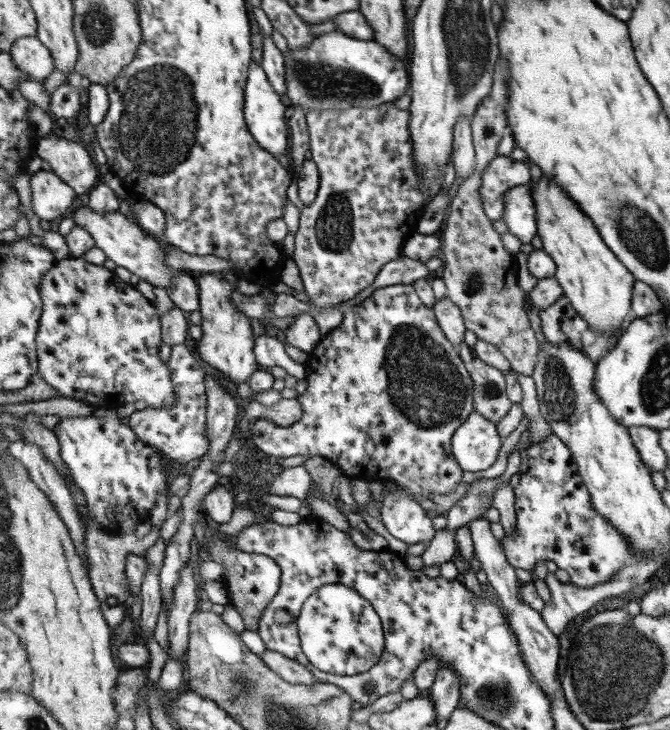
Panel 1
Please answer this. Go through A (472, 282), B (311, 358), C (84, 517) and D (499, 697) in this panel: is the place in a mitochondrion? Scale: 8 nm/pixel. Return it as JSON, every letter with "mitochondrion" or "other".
{"A":"mitochondrion","B":"other","C":"other","D":"mitochondrion"}

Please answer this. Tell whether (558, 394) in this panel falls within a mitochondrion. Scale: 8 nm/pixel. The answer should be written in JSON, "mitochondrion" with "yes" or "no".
{"mitochondrion":"yes"}

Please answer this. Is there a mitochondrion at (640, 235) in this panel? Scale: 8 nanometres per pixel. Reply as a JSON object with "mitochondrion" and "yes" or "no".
{"mitochondrion":"yes"}

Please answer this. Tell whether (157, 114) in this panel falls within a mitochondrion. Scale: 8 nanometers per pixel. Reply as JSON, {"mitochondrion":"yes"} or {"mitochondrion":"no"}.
{"mitochondrion":"yes"}

